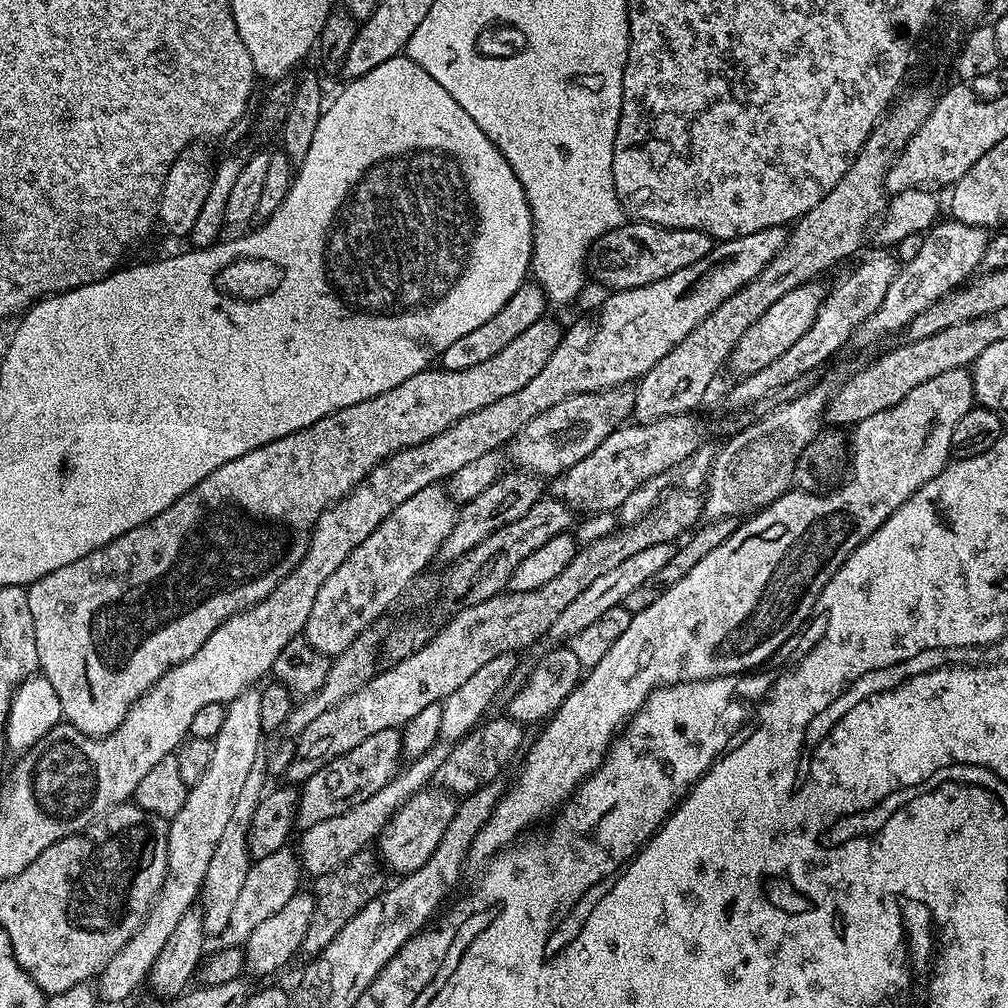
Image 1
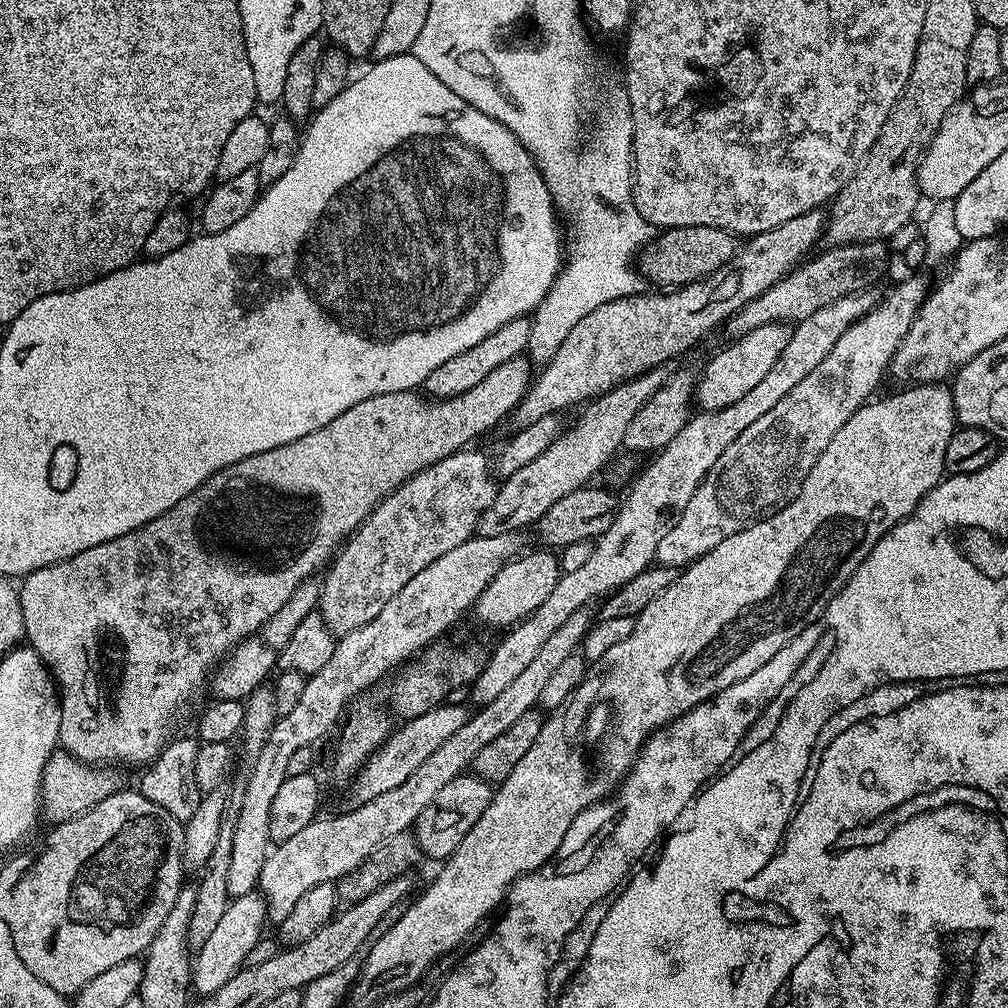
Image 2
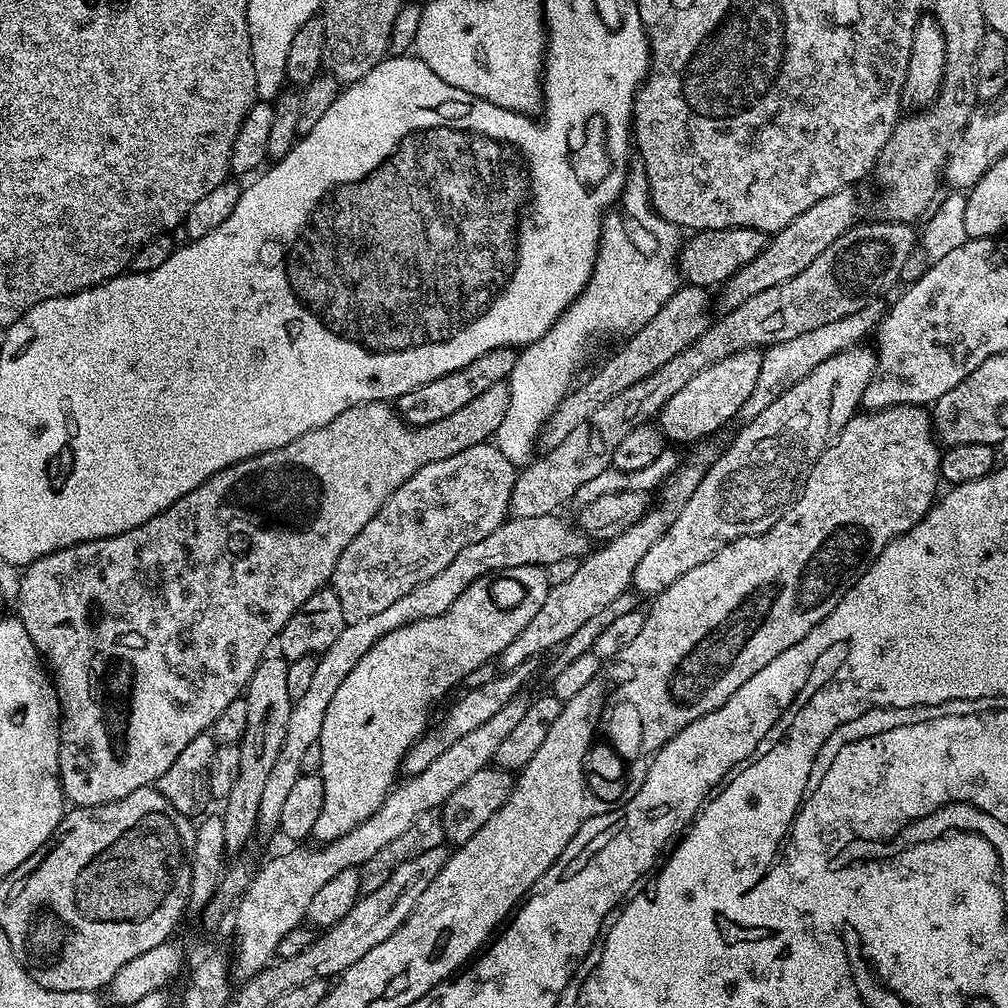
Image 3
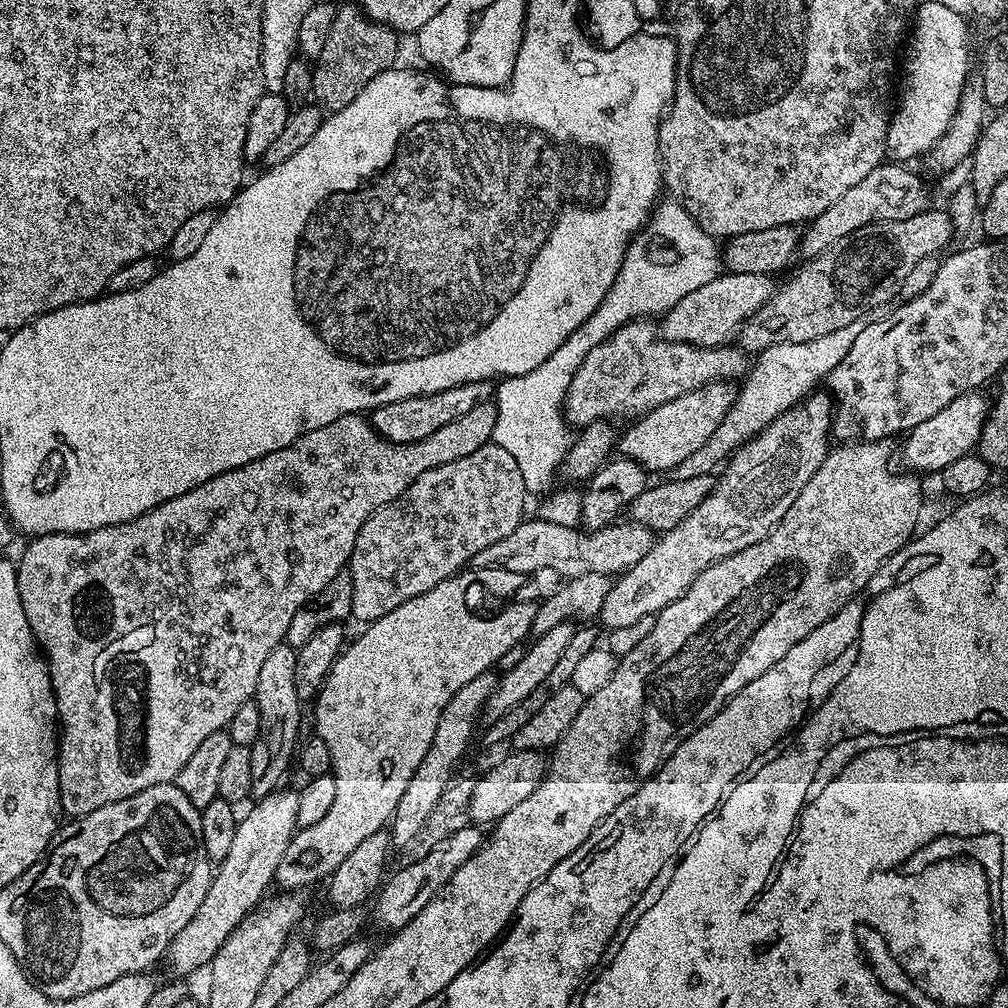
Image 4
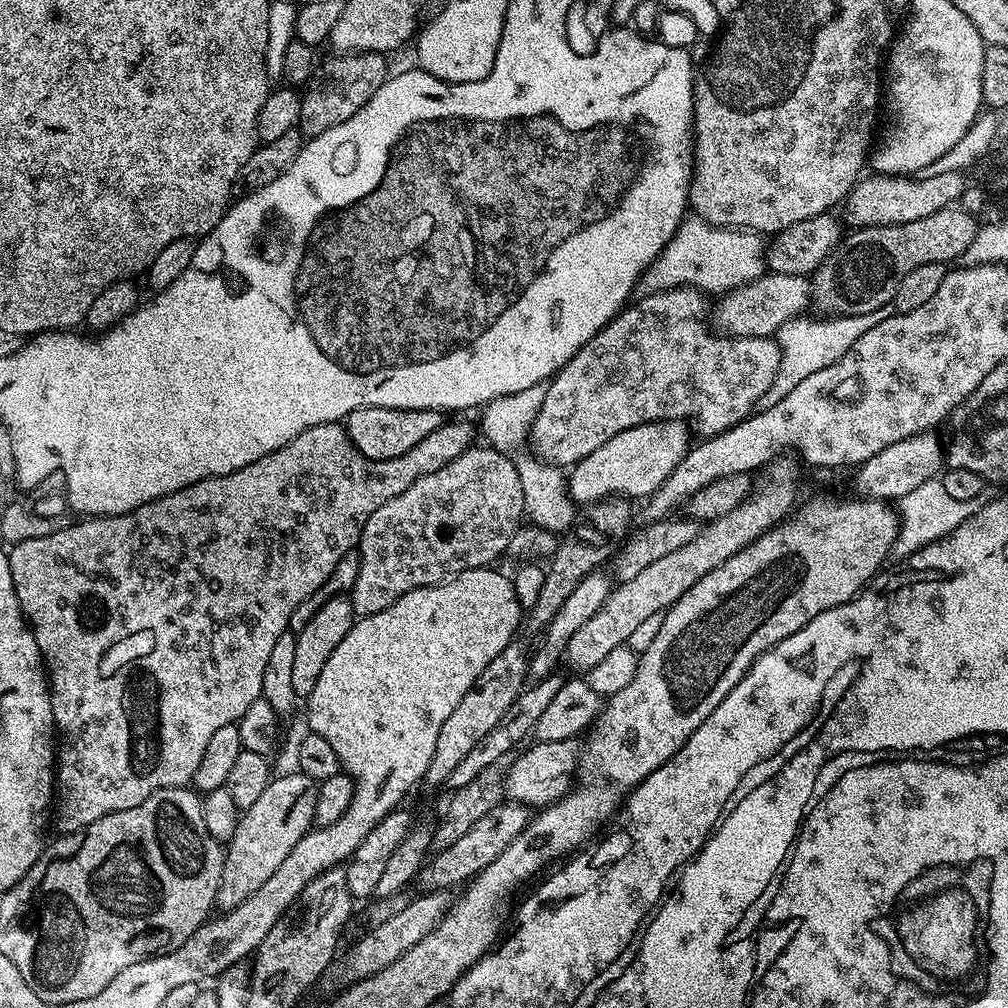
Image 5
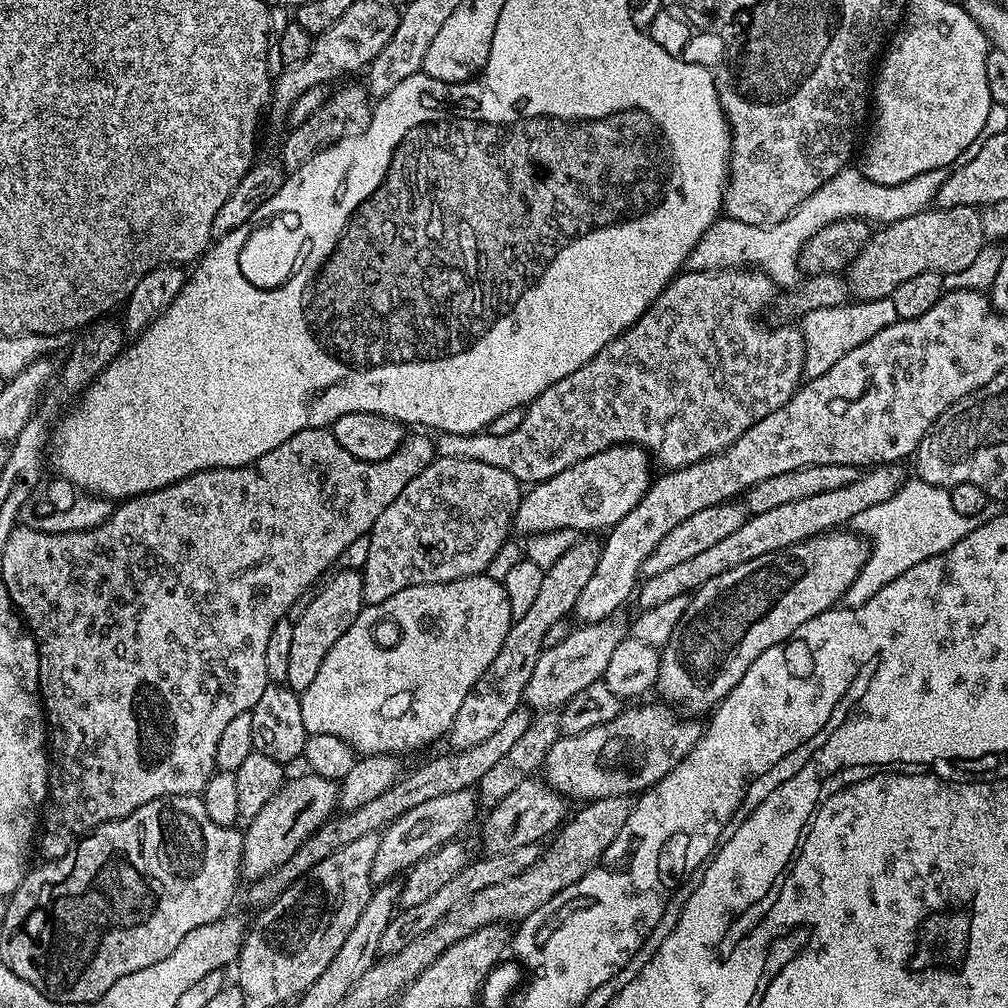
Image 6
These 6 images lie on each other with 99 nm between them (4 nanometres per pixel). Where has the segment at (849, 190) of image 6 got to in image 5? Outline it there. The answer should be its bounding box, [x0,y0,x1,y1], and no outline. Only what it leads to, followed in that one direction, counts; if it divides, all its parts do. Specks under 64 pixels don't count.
[642,215,766,294]

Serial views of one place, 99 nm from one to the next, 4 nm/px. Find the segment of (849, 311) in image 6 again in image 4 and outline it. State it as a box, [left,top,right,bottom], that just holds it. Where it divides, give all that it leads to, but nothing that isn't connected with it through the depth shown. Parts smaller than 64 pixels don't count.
[671,304,891,481]

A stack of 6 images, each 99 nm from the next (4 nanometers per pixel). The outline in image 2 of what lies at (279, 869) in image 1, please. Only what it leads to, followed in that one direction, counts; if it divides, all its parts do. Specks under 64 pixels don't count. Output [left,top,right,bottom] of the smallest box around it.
[192,891,267,996]

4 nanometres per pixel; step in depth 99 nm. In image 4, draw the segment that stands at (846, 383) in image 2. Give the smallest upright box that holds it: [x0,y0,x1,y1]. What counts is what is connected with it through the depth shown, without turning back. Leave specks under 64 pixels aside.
[599,390,833,630]

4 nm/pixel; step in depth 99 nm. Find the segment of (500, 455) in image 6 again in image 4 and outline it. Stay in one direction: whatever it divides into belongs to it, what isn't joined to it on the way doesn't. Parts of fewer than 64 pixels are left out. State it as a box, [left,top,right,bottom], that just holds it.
[564,319,749,430]

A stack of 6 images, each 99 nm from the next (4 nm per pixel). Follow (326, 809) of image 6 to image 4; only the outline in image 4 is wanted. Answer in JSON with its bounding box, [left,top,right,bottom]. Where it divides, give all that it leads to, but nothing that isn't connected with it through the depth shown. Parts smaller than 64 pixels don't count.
[166,790,299,978]

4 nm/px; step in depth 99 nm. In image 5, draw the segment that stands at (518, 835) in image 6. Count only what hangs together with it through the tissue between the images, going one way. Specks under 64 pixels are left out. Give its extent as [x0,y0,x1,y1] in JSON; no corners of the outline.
[419,802,530,890]

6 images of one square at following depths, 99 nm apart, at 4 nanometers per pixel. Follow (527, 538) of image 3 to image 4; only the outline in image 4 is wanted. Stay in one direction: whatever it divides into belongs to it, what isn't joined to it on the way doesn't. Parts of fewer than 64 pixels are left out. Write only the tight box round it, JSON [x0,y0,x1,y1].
[471,518,654,578]

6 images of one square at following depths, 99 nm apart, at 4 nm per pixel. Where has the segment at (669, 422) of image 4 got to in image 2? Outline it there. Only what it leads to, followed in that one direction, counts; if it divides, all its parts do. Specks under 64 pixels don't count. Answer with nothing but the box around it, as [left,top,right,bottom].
[694,323,789,412]

